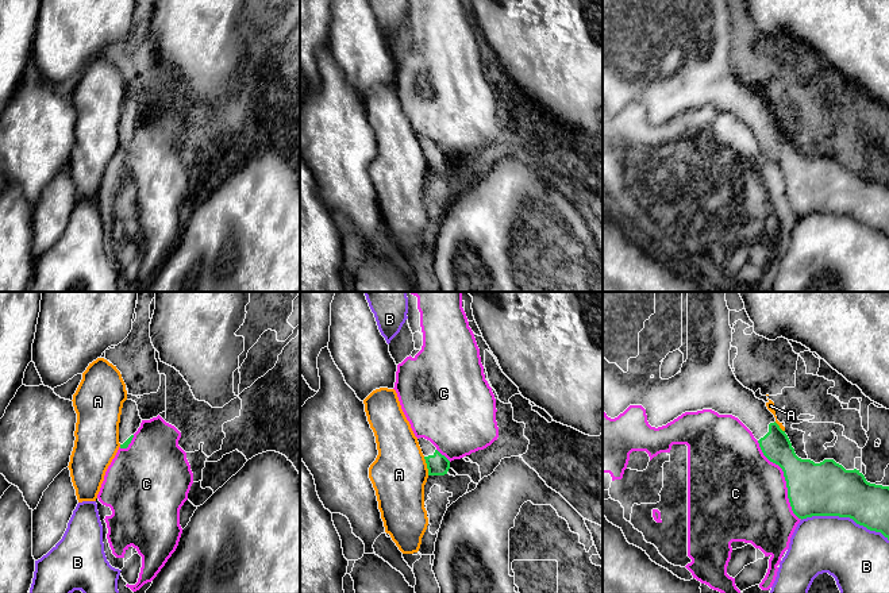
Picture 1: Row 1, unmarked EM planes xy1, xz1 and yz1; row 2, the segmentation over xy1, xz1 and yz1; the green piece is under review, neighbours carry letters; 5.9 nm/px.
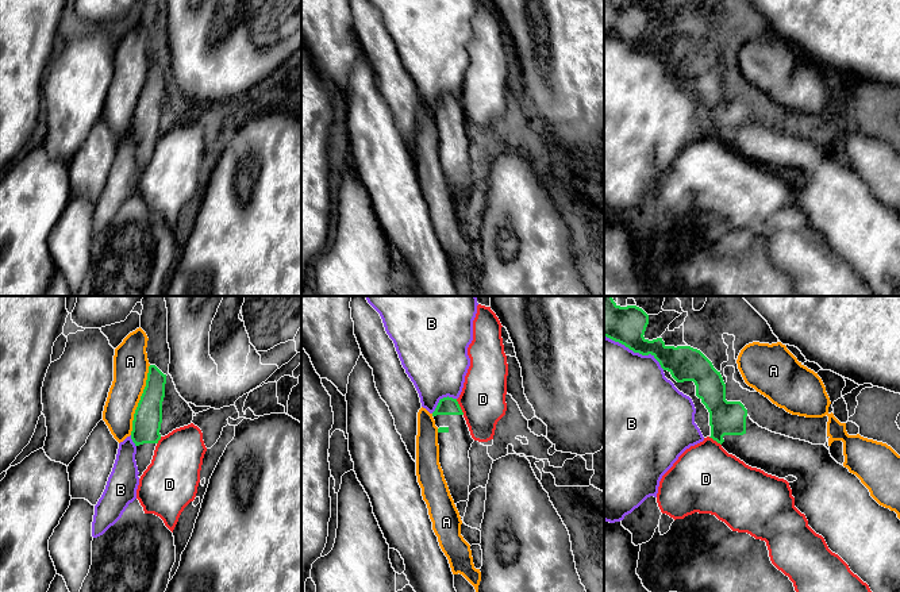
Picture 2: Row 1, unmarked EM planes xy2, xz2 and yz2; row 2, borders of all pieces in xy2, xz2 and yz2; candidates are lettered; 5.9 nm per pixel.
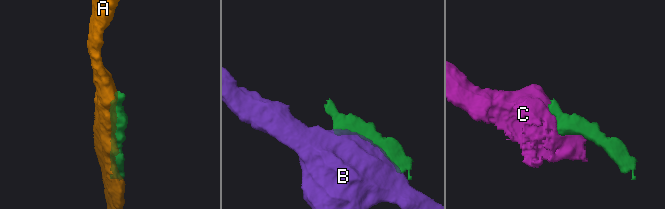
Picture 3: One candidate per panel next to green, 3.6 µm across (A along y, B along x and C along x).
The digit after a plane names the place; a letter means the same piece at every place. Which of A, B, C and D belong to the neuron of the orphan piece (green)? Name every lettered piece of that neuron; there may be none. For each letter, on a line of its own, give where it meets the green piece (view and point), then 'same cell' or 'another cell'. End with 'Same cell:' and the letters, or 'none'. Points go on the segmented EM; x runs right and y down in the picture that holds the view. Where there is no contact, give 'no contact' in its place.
A: xy2 (139, 400) | another cell
B: yz1 (845, 516) | another cell
C: yz1 (785, 480) | another cell
D: xz2 (460, 407) | another cell
Same cell: none

